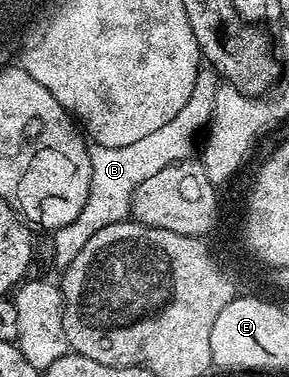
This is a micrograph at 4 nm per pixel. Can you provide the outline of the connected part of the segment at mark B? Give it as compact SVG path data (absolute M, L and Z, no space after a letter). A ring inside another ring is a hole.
M199 69L196 84L192 88L192 96L188 100L188 104L184 104L184 108L180 108L180 112L176 112L176 116L172 116L172 120L168 120L168 124L164 124L164 128L156 128L156 132L151 132L148 136L143 136L141 140L136 140L136 144L124 144L124 148L90 146L92 184L88 188L88 200L84 204L80 216L76 216L76 220L72 220L72 224L55 230L52 234L52 238L54 238L54 262L58 265L58 268L65 268L68 264L72 264L72 260L76 260L80 248L84 248L84 244L88 244L88 240L92 240L92 236L96 236L96 232L100 232L100 228L108 228L108 224L124 222L131 217L130 201L132 196L136 192L136 188L140 184L144 184L144 180L148 180L148 176L156 176L156 172L160 172L160 168L168 168L187 161L193 155L190 154L193 150L195 153L194 133L197 130L198 133L205 131L212 116L212 104L216 100L219 85L220 78L213 69Z

